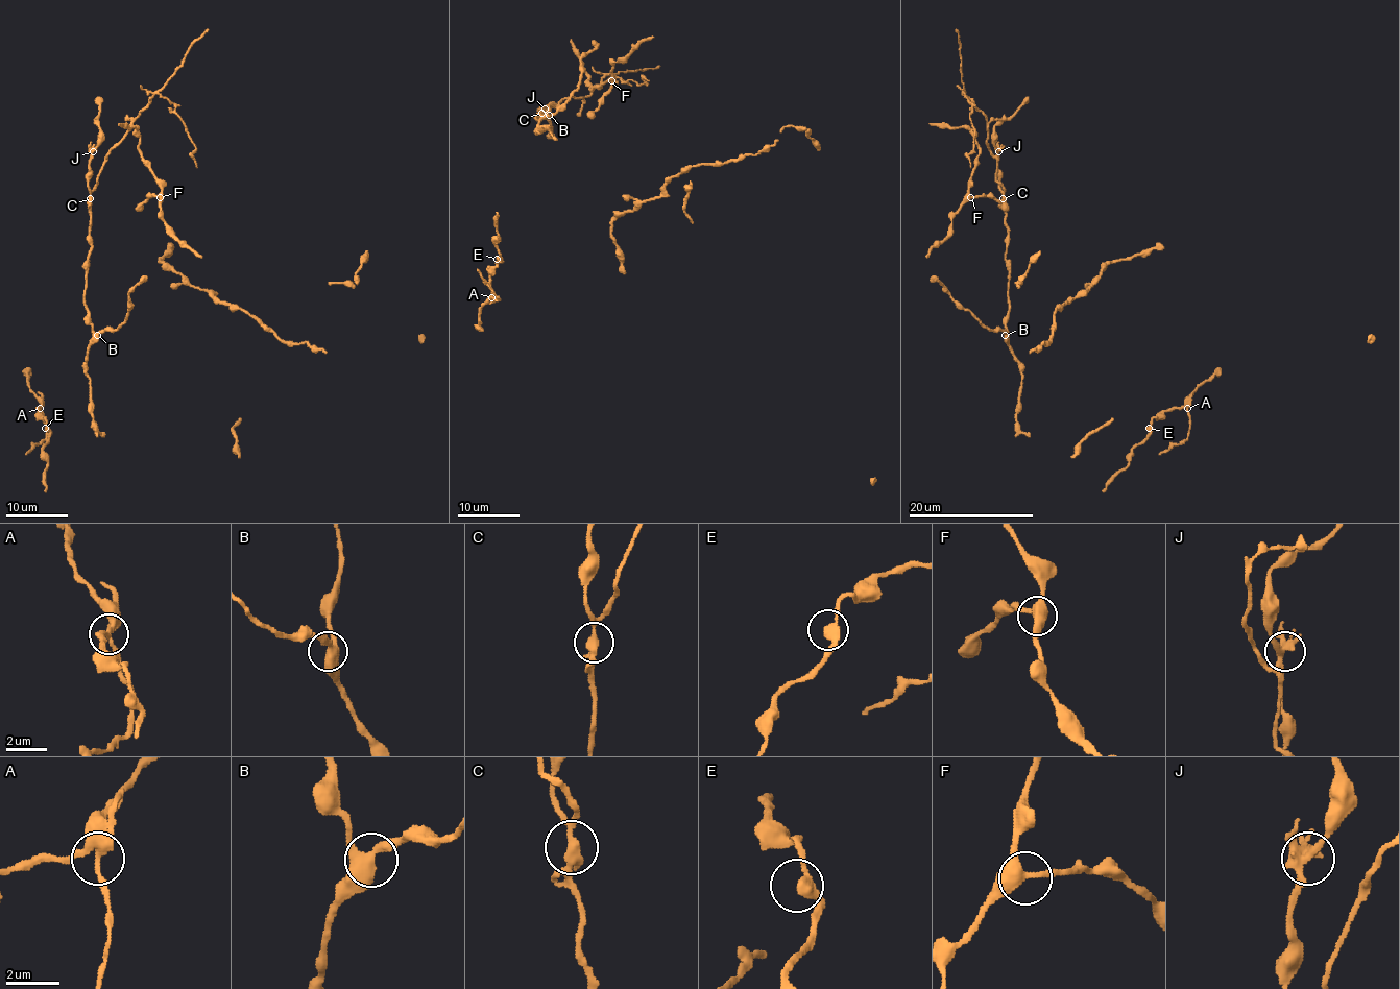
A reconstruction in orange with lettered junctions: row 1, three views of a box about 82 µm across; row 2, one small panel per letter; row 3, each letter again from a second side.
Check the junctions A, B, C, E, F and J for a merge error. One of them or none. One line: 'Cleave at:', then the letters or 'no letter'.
Cleave at: C

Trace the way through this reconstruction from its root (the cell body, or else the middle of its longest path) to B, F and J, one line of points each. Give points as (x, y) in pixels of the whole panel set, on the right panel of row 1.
B: (1008, 300), (1005, 335)
F: (1008, 300), (1004, 188), (986, 130), (975, 133), (970, 197)
J: (1008, 300), (1008, 262), (1005, 259), (1008, 225), (1005, 222), (1004, 191), (998, 185), (998, 151)

